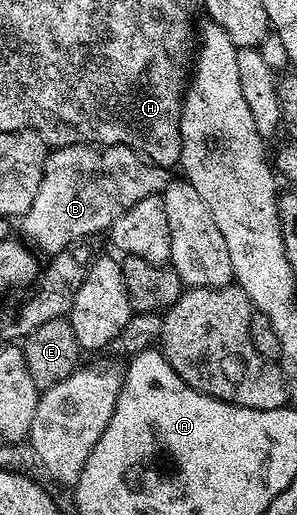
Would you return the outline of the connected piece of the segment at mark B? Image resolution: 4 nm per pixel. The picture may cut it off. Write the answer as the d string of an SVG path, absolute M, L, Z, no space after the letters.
M81 143L56 147L44 163L38 195L34 195L34 201L18 224L25 233L23 236L41 254L53 255L72 241L91 238L91 233L100 233L103 229L105 232L114 218L134 203L159 194L169 180L165 170L127 145Z

